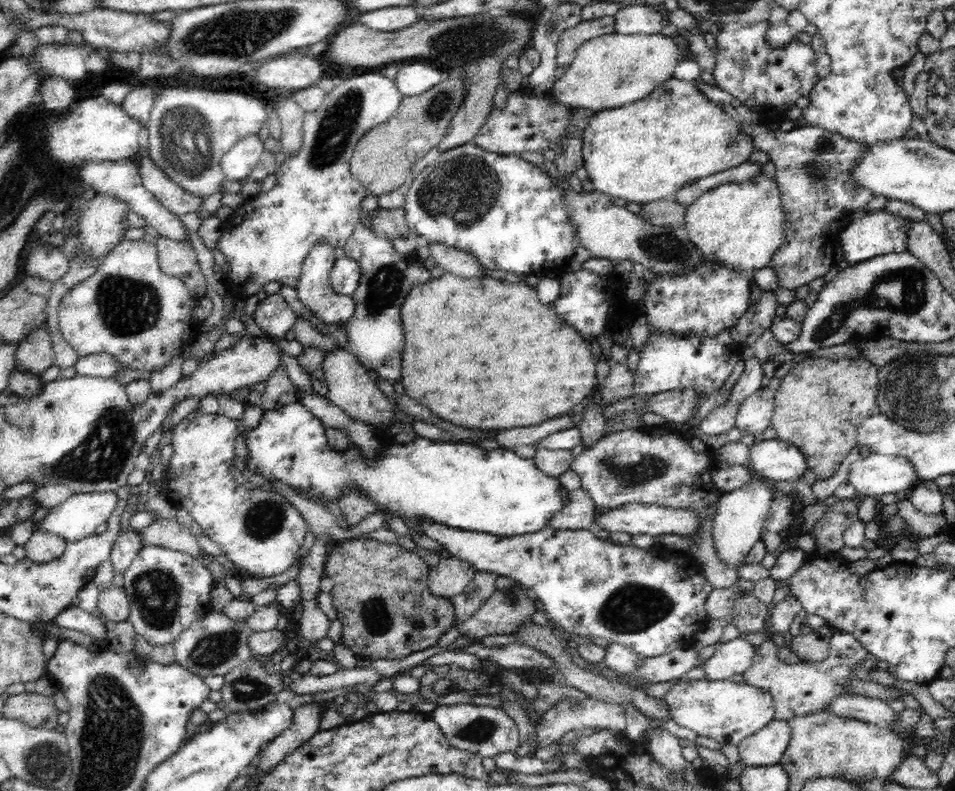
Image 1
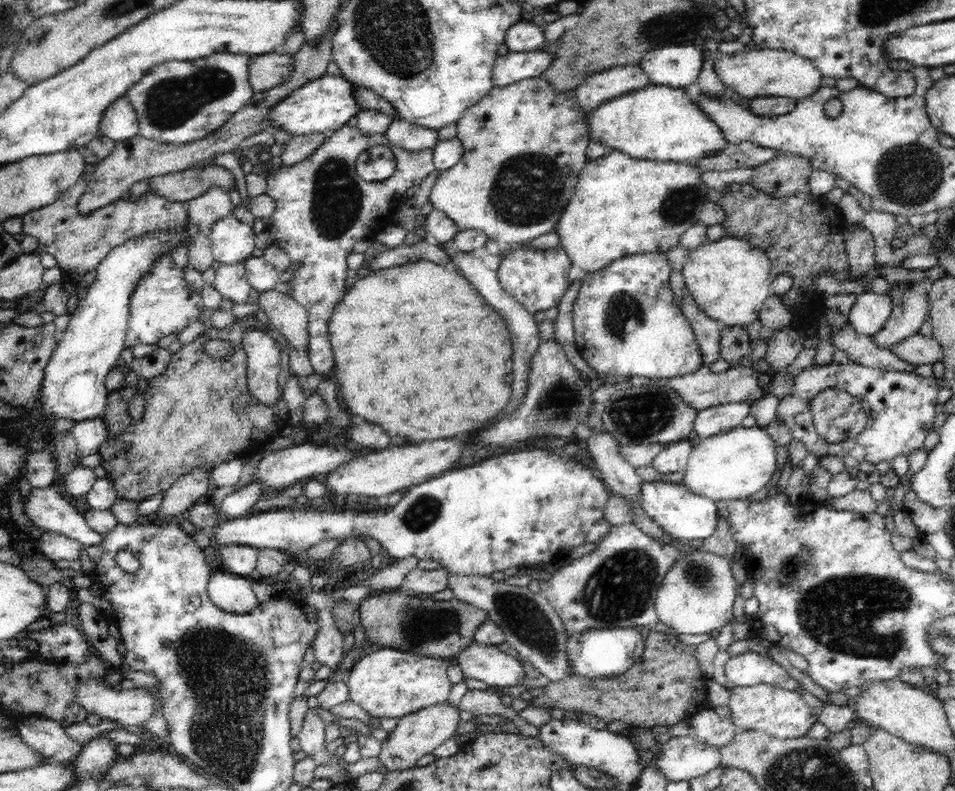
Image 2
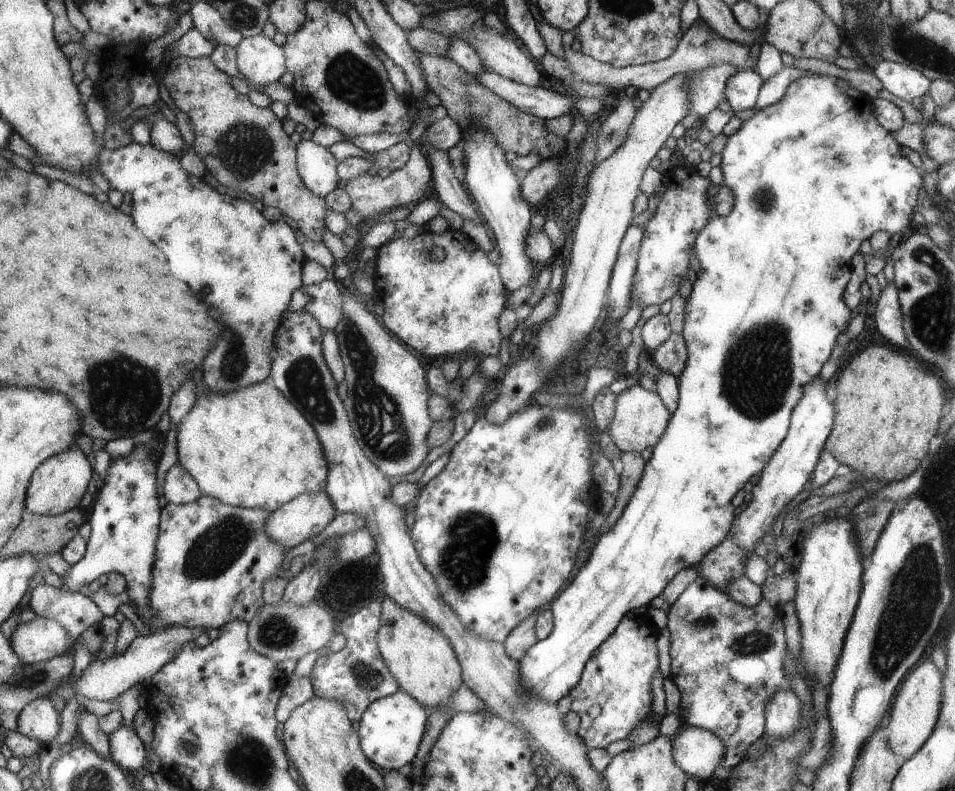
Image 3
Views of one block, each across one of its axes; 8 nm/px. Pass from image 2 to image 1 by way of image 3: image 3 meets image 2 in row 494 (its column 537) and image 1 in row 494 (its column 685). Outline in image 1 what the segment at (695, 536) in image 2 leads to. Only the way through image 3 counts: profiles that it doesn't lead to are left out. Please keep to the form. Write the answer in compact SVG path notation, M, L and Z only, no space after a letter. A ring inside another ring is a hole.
M298 400L286 404L286 406L280 406L276 410L270 410L270 412L264 412L260 420L260 424L254 428L254 430L248 430L246 444L248 446L248 457L247 468L255 472L256 474L262 475L264 478L270 480L281 480L282 482L295 488L297 492L300 492L304 498L308 498L309 495L315 497L312 502L316 502L317 498L328 499L334 502L338 502L339 498L348 489L360 489L362 493L368 493L368 496L372 497L376 503L378 503L378 510L391 513L394 516L401 518L408 518L408 520L415 519L416 524L420 520L436 521L436 523L448 525L450 528L459 528L467 531L478 531L485 532L486 534L498 535L498 536L518 536L524 534L530 534L544 530L548 526L548 522L552 520L552 516L556 512L562 510L562 506L568 502L567 488L560 483L557 477L551 477L544 474L538 467L536 467L534 459L520 458L518 454L514 454L512 449L506 450L506 448L499 447L498 450L480 450L480 447L470 446L470 444L452 444L452 441L430 441L428 438L422 438L417 435L415 440L409 444L395 444L394 442L385 442L385 450L376 458L376 462L369 462L361 452L356 451L354 447L350 446L346 452L336 451L330 449L328 445L328 439L326 436L326 428L324 423L314 414L308 410Z

